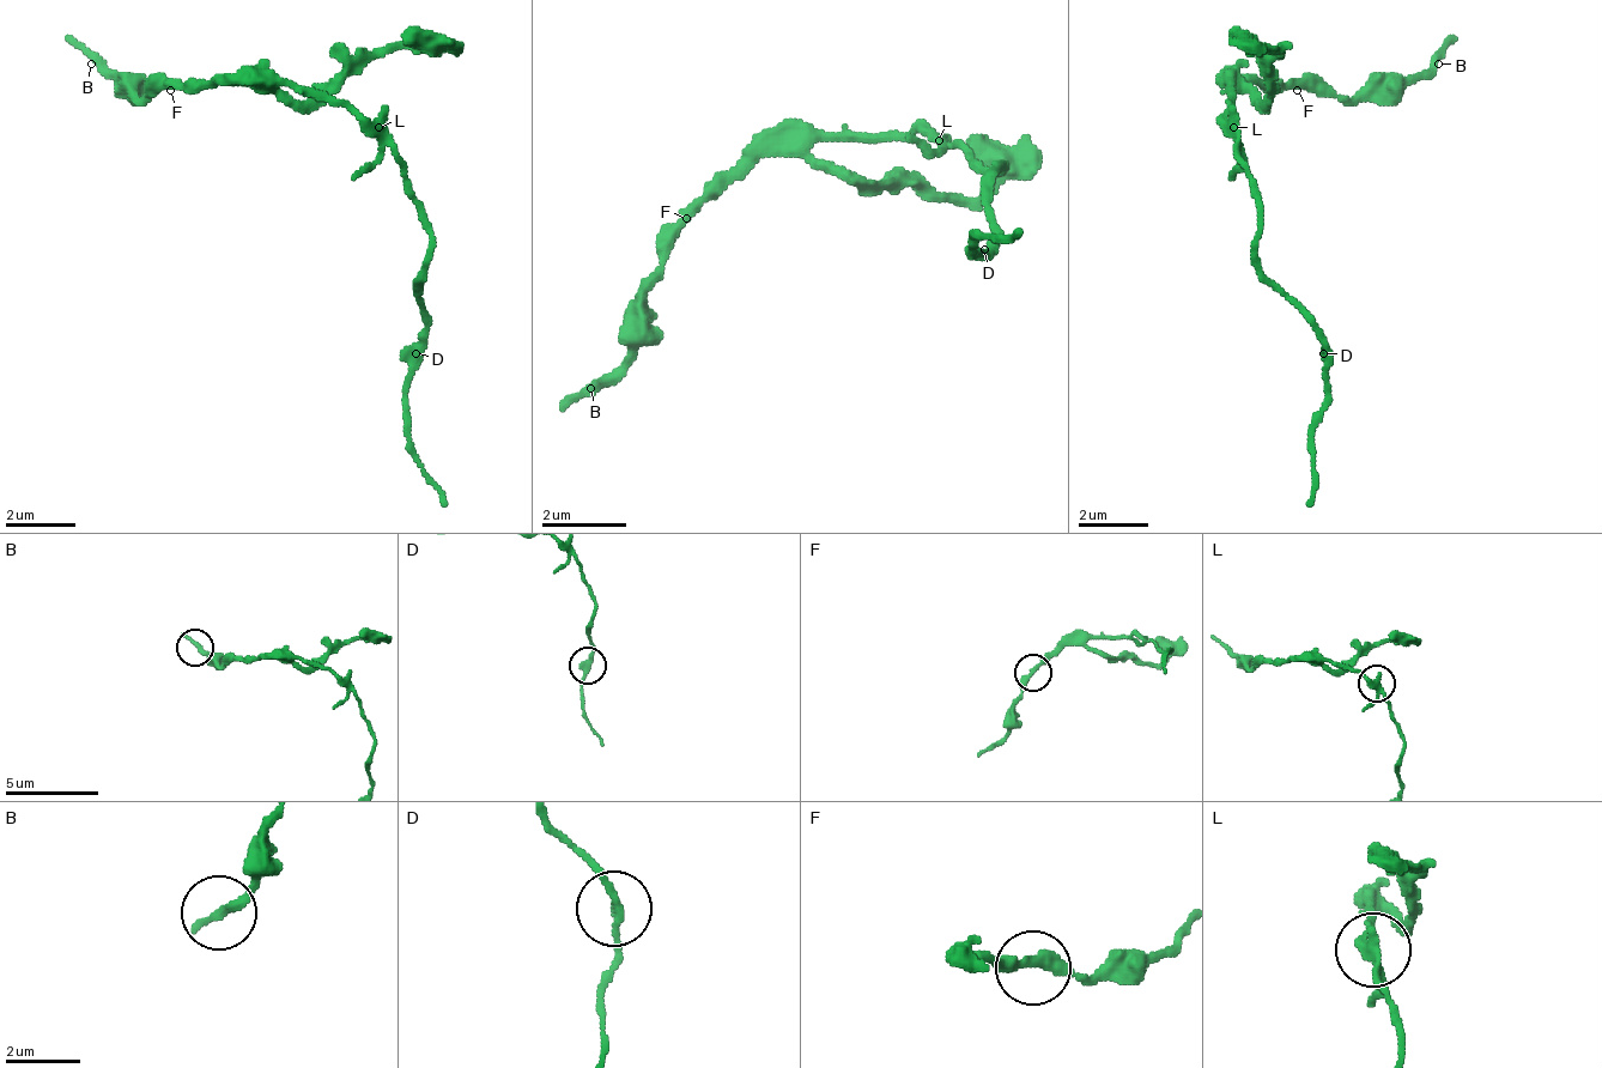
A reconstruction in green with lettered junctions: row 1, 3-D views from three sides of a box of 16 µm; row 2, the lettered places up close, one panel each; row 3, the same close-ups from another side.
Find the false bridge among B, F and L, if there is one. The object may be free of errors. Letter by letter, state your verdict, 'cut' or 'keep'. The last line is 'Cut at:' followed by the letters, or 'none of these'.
B: keep
F: keep
L: cut
Cut at: L

